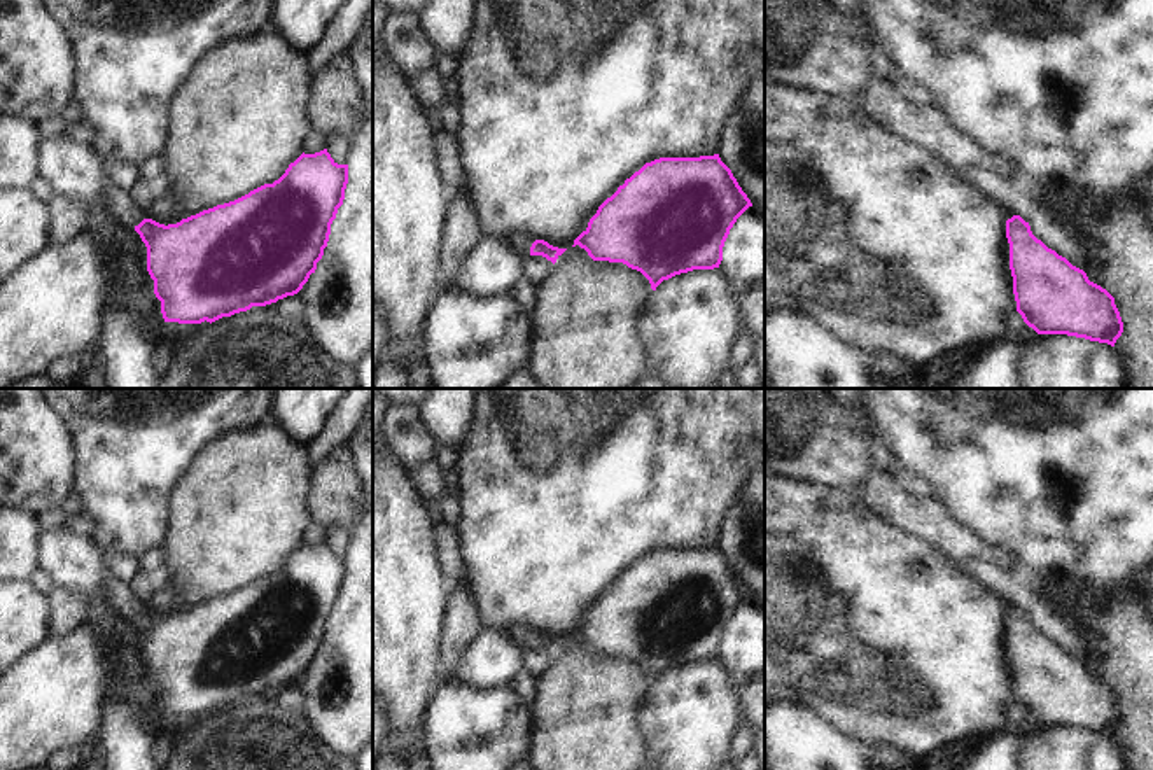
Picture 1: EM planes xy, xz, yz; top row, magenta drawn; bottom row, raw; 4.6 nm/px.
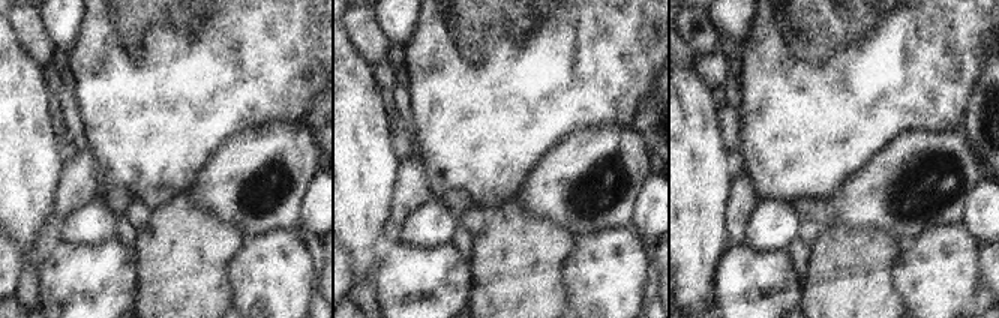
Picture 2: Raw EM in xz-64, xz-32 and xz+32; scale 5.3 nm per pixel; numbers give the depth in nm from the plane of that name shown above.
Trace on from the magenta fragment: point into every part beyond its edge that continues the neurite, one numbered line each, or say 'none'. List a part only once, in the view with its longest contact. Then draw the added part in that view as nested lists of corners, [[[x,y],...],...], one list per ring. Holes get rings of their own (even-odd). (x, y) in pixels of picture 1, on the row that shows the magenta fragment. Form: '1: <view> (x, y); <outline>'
1: xz (522, 242); [[[518,233],[506,238],[521,256],[530,256],[530,247],[535,238],[528,233]]]

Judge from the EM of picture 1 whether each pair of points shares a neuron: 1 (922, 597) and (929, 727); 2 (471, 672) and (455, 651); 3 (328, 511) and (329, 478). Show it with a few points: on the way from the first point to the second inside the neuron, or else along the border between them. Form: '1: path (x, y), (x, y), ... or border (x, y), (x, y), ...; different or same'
1: path (922, 629), (926, 695); same
2: border (485, 629), (466, 651), (454, 678); different
3: path (329, 503), (329, 487); same

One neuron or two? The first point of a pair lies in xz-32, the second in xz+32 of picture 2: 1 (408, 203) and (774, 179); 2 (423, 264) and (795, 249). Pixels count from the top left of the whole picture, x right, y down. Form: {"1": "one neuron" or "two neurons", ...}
{"1": "two neurons", "2": "two neurons"}

